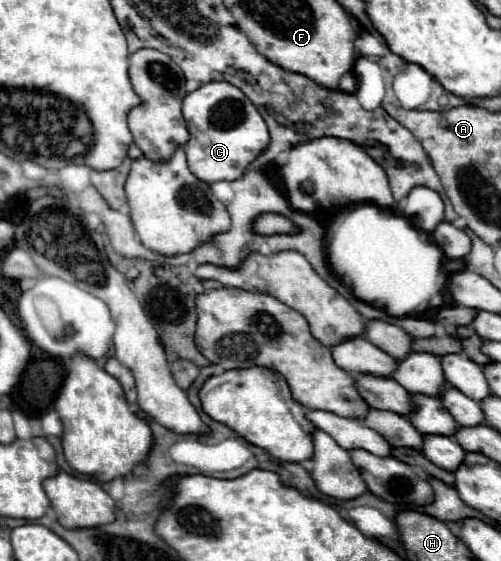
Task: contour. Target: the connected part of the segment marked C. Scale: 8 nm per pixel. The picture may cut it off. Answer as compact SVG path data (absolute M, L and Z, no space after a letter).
M207 83L189 93L183 101L183 115L191 139L185 145L187 163L193 175L205 183L235 181L269 145L267 125L247 95L231 83Z

